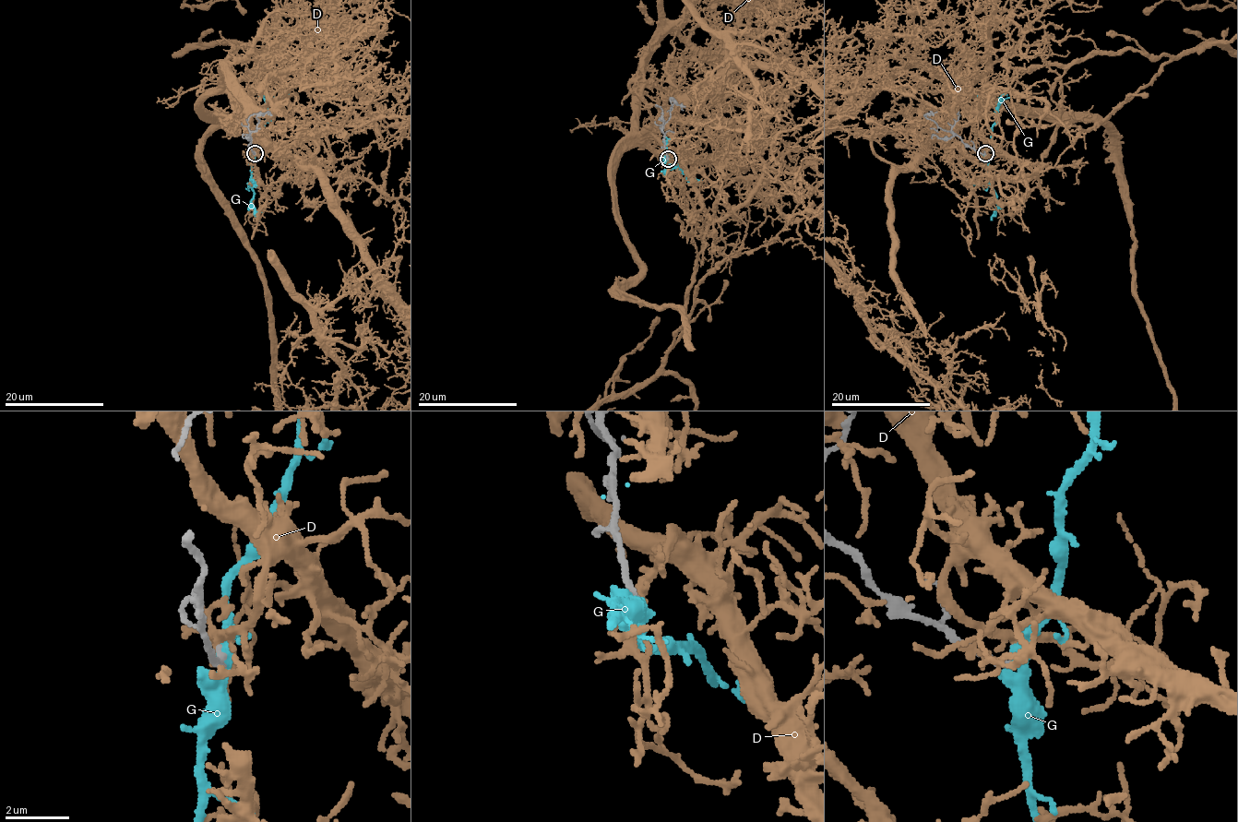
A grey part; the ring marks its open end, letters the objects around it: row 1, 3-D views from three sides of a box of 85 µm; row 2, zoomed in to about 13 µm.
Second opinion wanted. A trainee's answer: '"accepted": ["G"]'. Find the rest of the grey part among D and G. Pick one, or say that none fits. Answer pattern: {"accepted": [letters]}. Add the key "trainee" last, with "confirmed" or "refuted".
{"accepted": ["G"], "trainee": "confirmed"}

